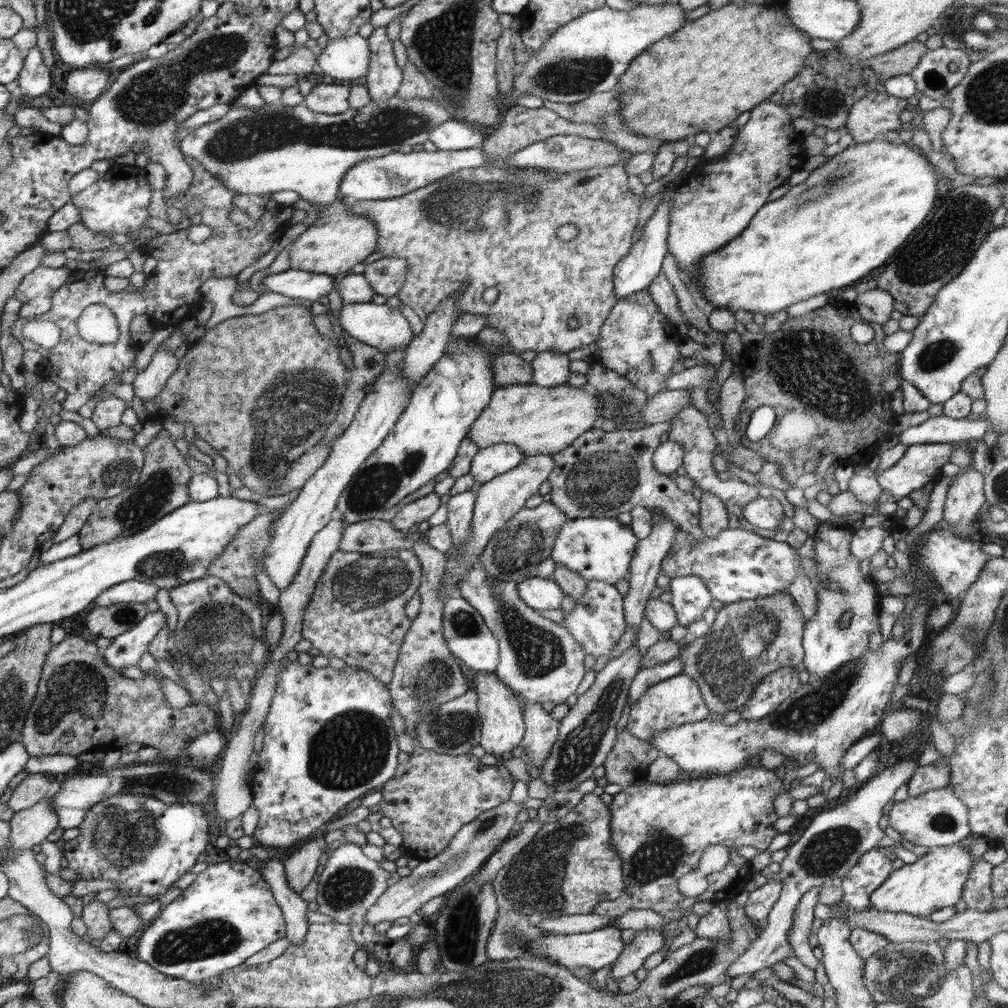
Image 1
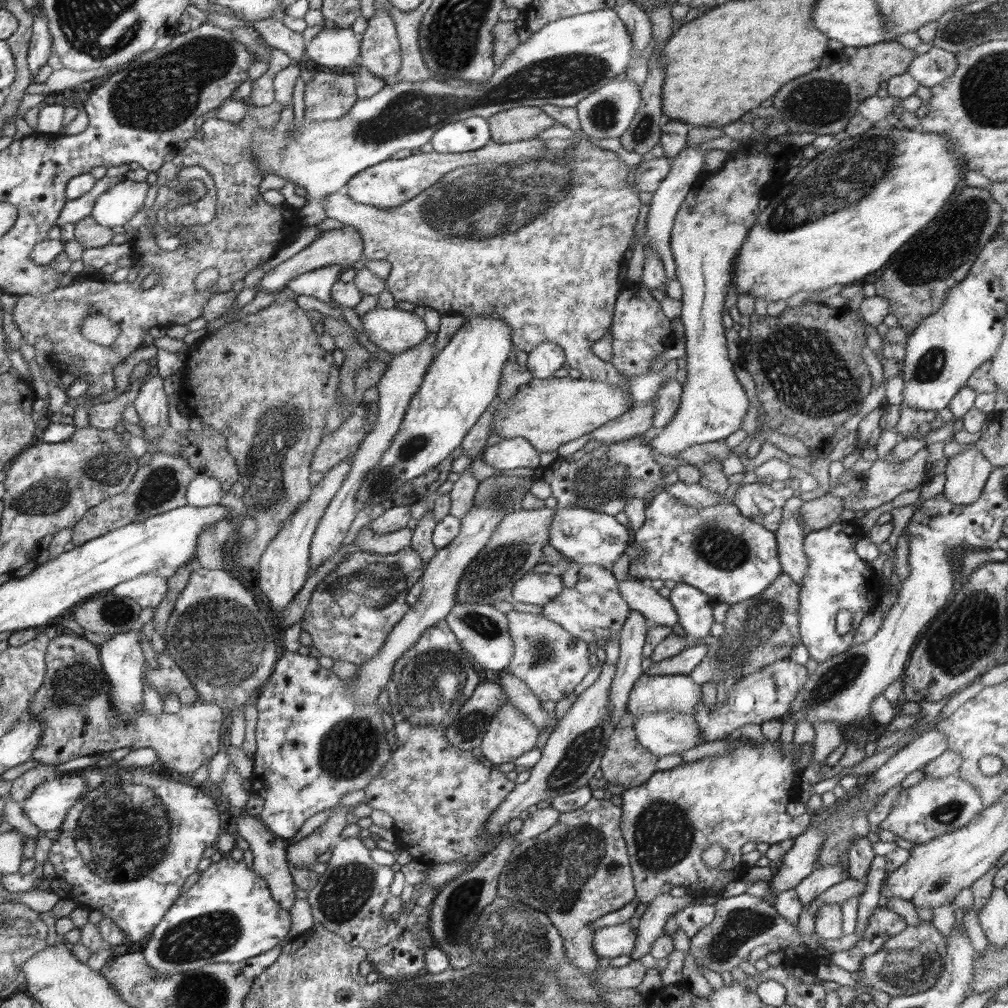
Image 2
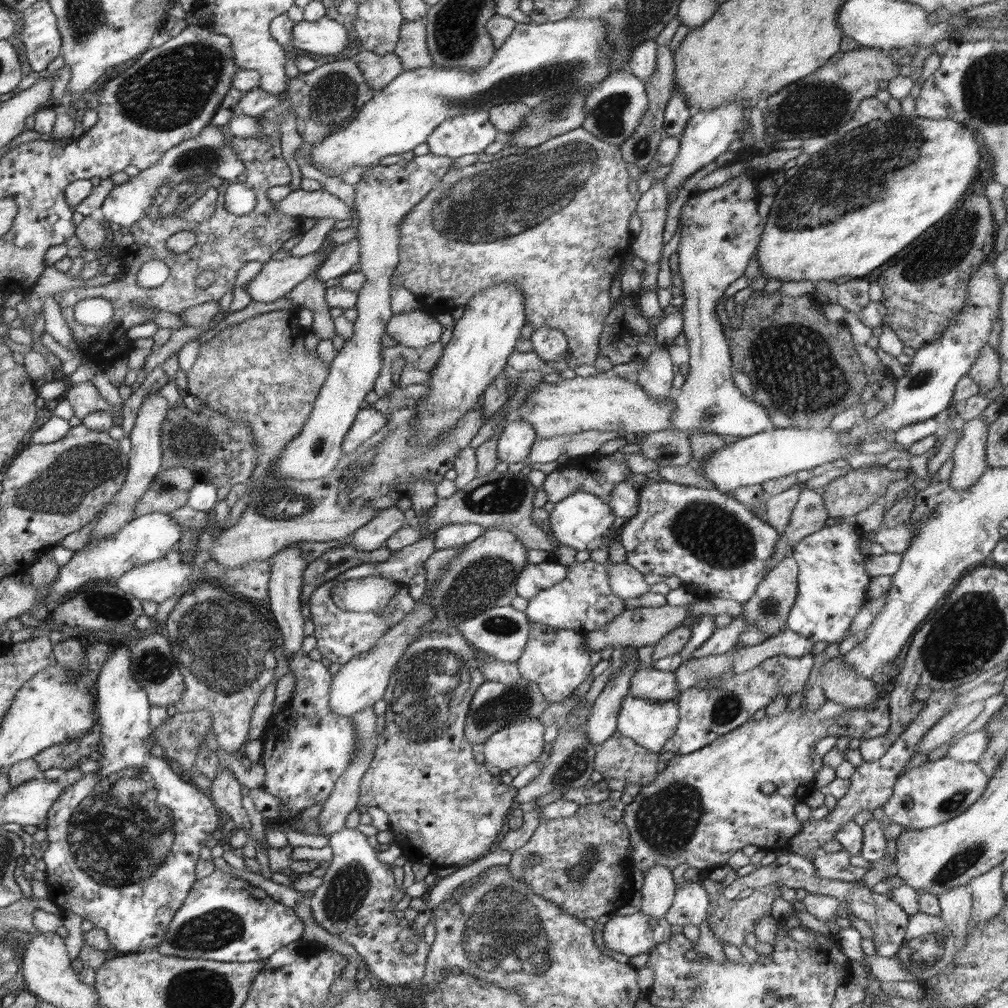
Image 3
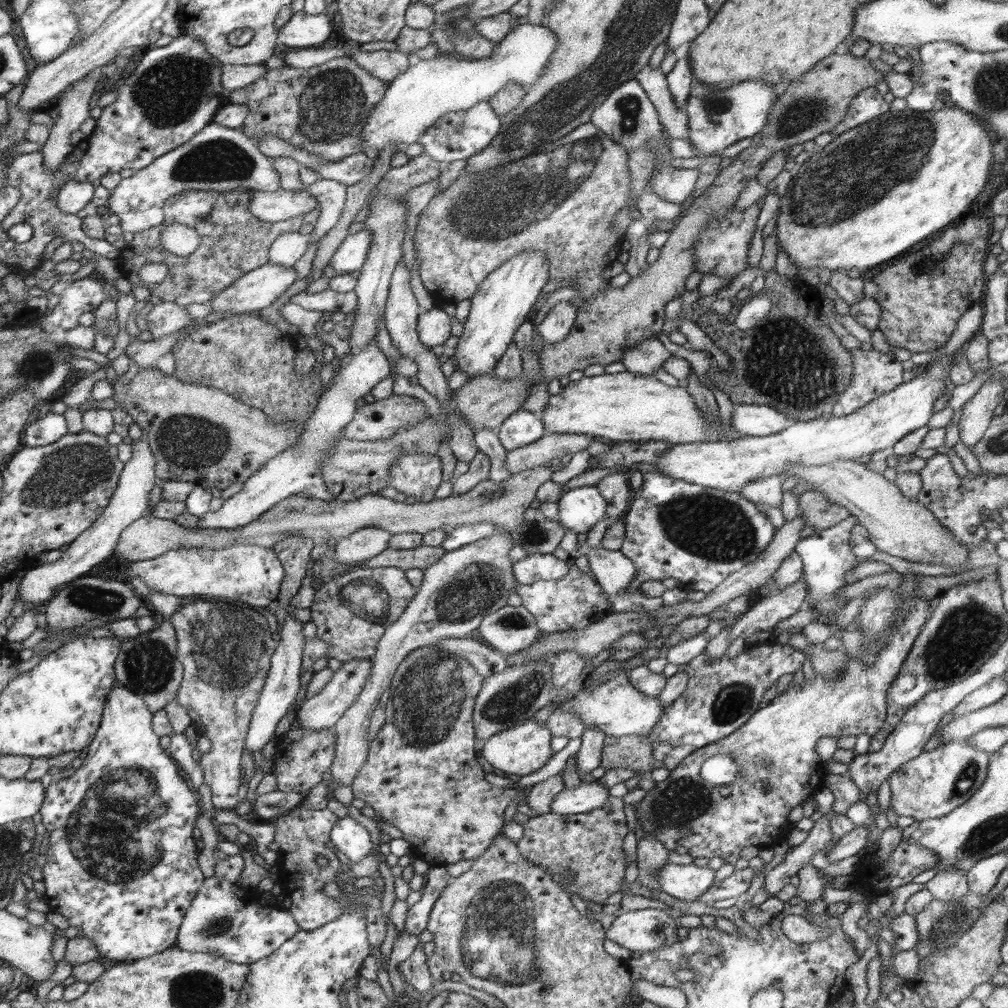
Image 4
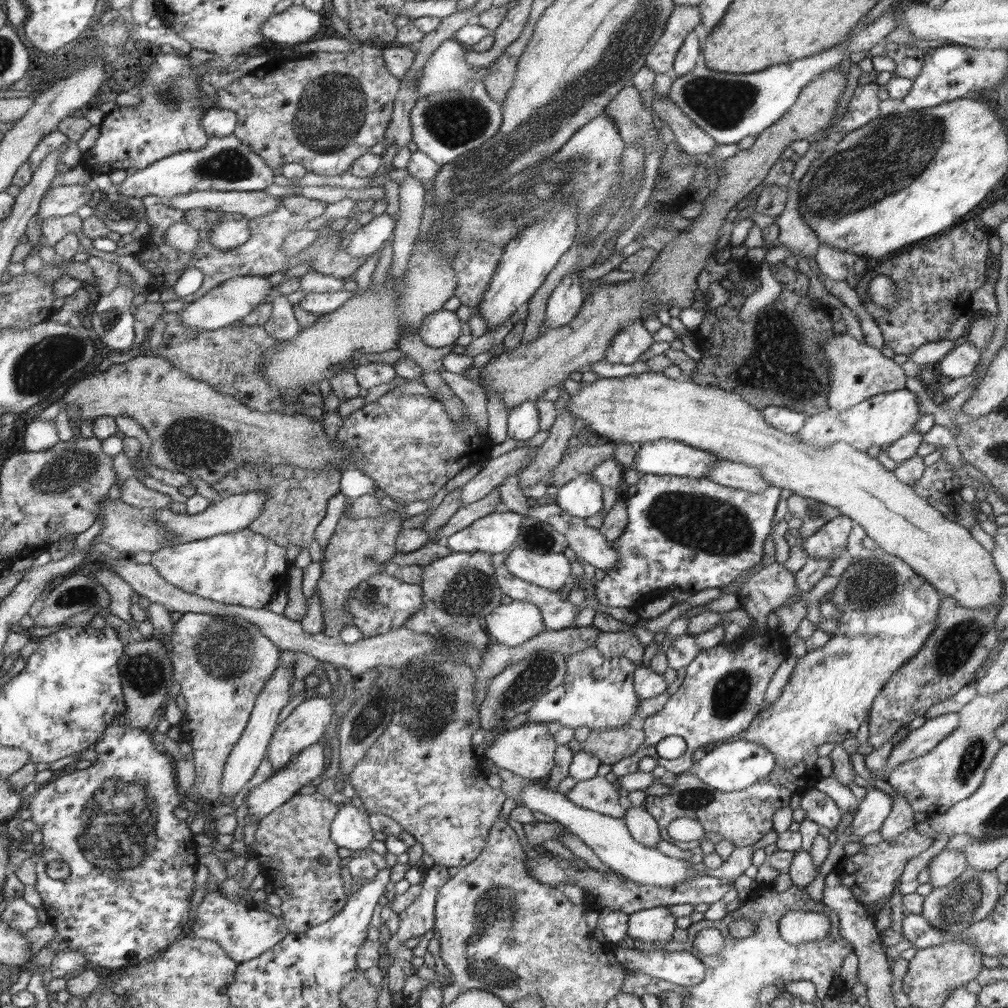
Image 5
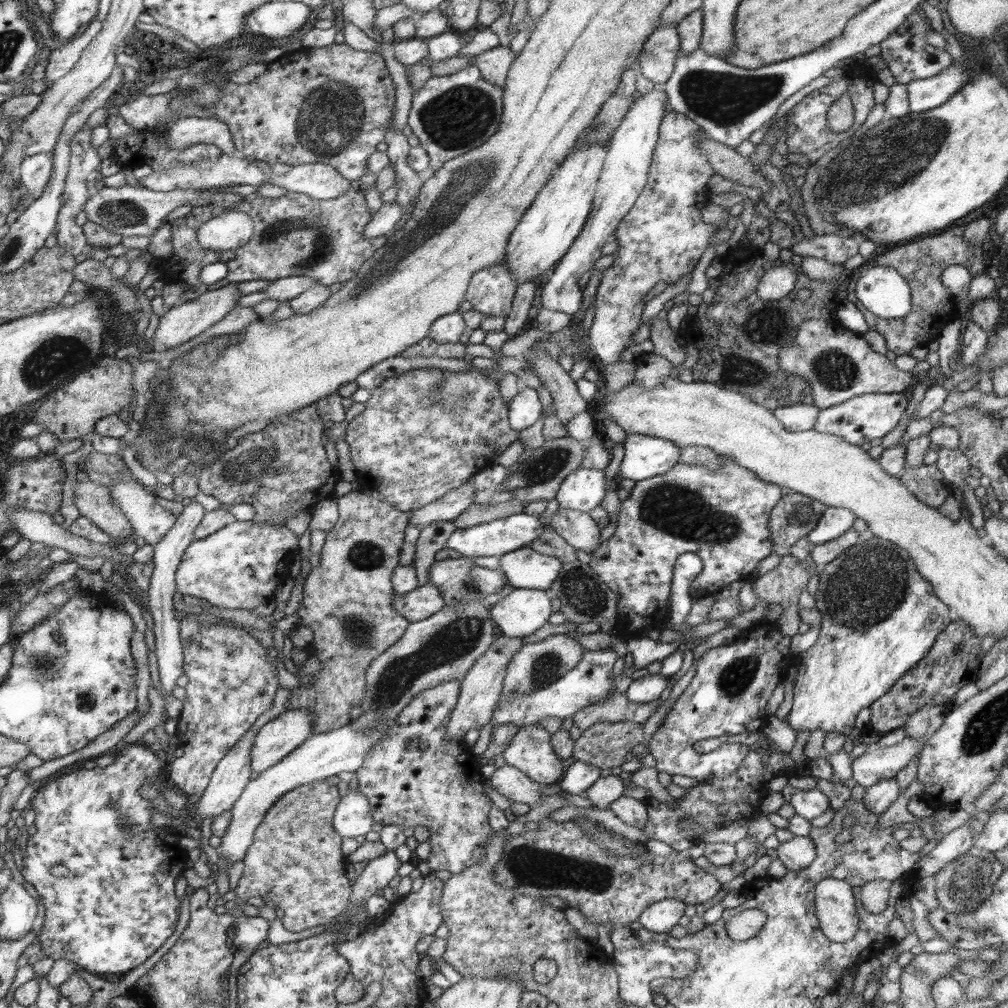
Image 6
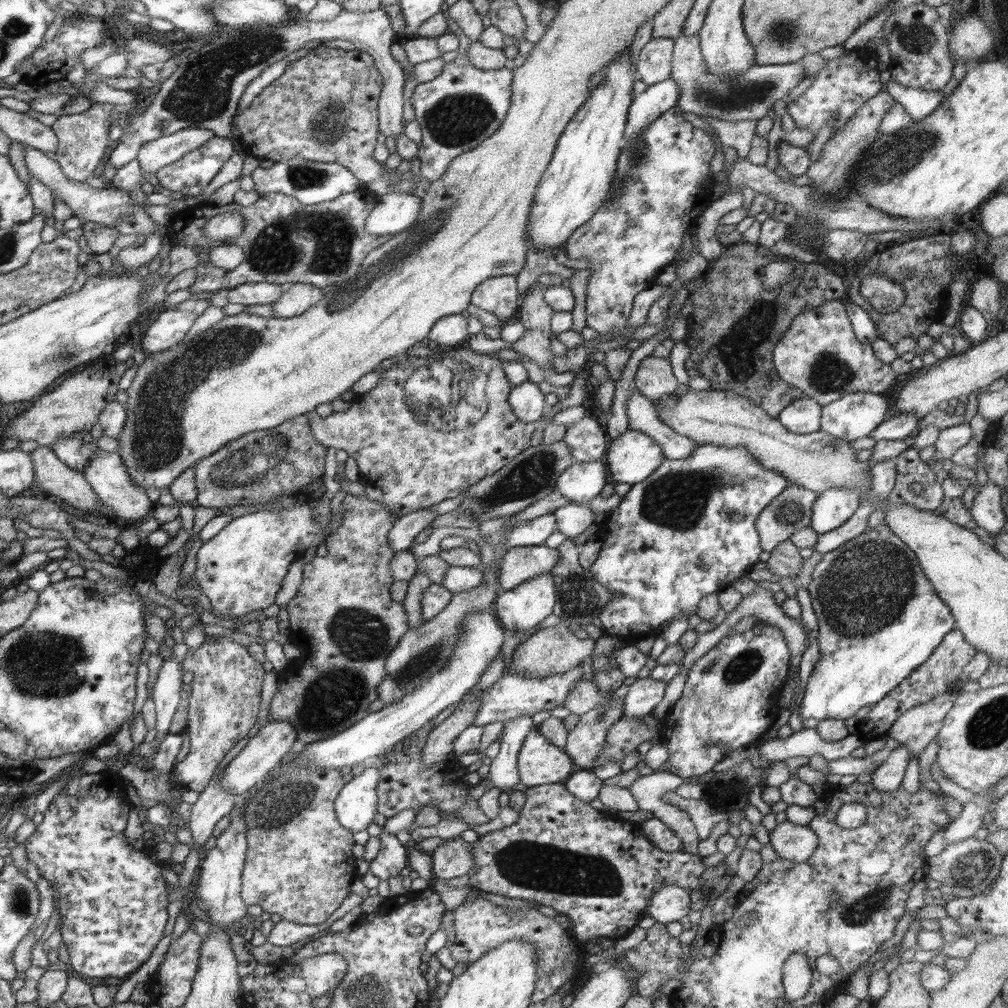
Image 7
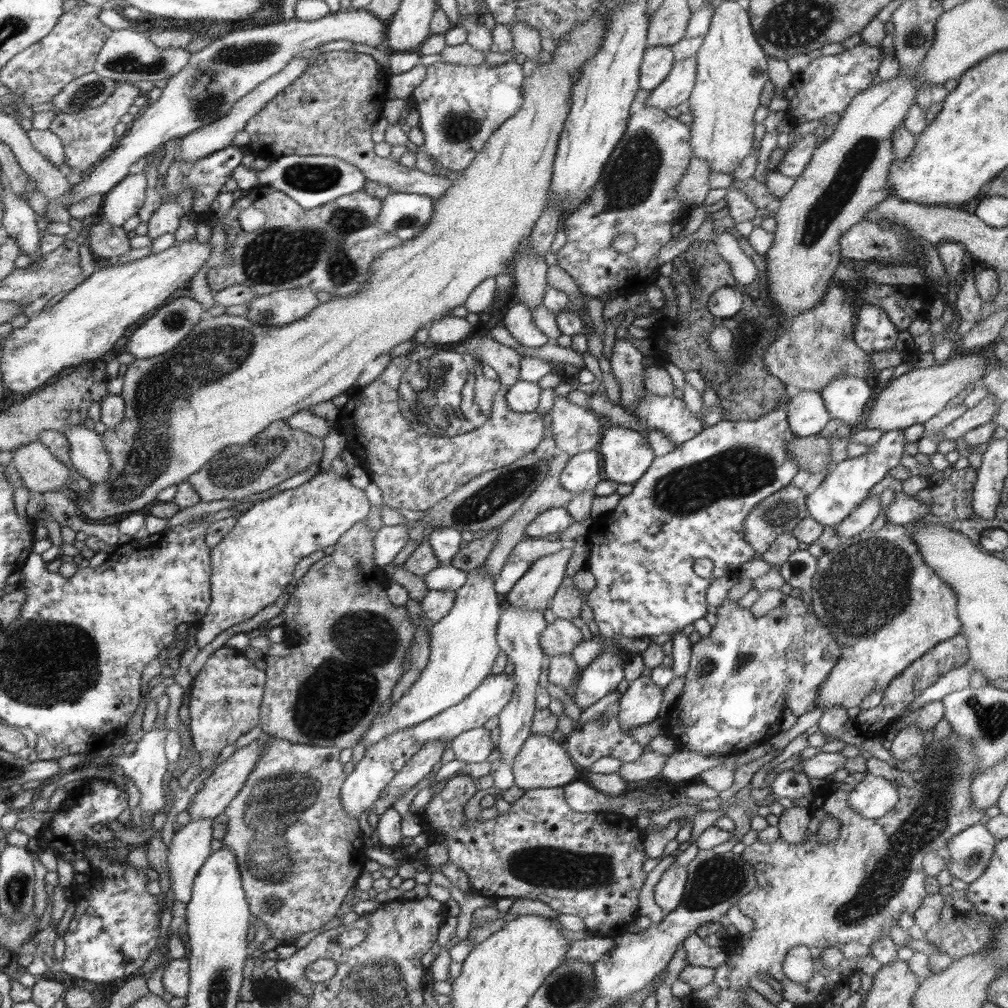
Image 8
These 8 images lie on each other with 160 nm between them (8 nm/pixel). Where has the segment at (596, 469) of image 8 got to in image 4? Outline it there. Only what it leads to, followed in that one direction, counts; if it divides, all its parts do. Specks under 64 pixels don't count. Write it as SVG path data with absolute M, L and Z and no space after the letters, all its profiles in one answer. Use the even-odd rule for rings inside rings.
M594 485L566 490L557 503L559 523L577 535L588 533L605 518L607 502Z

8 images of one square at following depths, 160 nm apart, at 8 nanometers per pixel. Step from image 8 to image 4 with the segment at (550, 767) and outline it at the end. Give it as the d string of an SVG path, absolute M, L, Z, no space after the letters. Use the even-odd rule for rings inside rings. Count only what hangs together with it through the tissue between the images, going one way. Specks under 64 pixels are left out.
M531 719L491 736L485 741L481 756L488 760L498 773L526 776L540 770L554 754L550 747L552 737L546 724Z

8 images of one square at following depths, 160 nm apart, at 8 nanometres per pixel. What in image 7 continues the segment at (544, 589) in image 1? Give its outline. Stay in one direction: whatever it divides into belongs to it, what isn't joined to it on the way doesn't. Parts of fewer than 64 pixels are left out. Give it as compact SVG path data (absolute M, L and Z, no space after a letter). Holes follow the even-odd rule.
M546 545L509 548L500 562L498 581L501 590L512 591L512 588L536 579L536 576L550 573L558 560L558 549Z

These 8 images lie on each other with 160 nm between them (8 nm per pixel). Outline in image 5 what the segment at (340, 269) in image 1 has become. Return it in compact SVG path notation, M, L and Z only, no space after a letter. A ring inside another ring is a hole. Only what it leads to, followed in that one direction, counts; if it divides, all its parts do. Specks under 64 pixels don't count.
M237 276L225 280L219 287L208 291L194 302L185 304L182 311L177 312L181 316L181 323L191 329L216 330L238 323L246 318L258 304L264 302L264 298L270 294L274 287L271 280L263 276Z

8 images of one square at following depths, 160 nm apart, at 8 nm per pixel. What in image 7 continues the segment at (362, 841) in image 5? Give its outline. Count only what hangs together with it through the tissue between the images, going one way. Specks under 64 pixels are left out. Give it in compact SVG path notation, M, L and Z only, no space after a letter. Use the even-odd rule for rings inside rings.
M391 751L385 752L384 755L376 756L360 775L356 775L356 777L350 776L347 786L339 792L339 796L334 802L335 812L338 814L339 823L344 828L352 832L360 832L361 830L366 830L372 824L372 818L378 811L377 784L381 773L379 770L382 768L383 760L388 753L391 753Z

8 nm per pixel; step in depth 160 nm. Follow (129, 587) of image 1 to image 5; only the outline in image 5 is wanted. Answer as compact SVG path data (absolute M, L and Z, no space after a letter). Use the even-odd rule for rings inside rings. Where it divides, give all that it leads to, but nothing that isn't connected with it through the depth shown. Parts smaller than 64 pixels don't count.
M249 528L204 540L168 545L152 554L151 566L166 582L206 600L246 608L265 608L272 594L289 583L282 545Z

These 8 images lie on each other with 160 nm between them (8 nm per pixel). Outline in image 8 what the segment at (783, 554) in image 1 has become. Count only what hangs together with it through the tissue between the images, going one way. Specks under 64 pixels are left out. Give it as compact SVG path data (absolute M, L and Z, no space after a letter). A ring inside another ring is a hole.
M783 402L780 406L777 406L776 410L769 412L762 416L758 420L739 420L731 421L724 419L722 422L715 424L714 426L704 427L704 430L693 436L690 440L679 444L674 452L669 452L664 456L657 456L652 461L650 468L642 475L642 478L633 484L633 490L628 495L623 496L619 504L607 515L602 516L602 528L599 531L599 535L591 535L587 541L590 544L590 555L587 558L585 568L594 575L596 578L596 587L586 598L587 604L594 612L594 622L596 623L600 635L594 639L600 642L604 646L603 653L587 667L580 670L580 675L577 679L576 693L574 694L574 701L578 705L578 708L584 712L586 708L590 708L592 704L598 702L617 691L618 684L625 679L623 674L623 660L621 659L622 651L614 640L621 638L652 638L661 634L672 635L676 632L682 632L685 626L692 625L696 620L704 620L707 613L707 590L710 587L710 579L701 578L697 576L693 570L695 560L700 558L709 558L714 562L714 571L712 579L718 579L721 576L728 576L734 570L739 570L740 565L744 562L753 560L758 555L752 545L745 539L743 528L745 518L752 512L752 509L756 508L756 505L762 502L767 496L778 492L781 488L790 485L792 478L798 474L799 468L795 463L795 460L789 455L787 446L790 441L793 441L796 436L788 426L787 421L787 402Z

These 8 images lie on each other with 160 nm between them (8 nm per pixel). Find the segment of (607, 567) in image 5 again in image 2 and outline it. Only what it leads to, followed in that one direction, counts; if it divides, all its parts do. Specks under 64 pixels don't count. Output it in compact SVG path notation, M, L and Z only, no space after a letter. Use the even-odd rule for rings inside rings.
M630 578L618 583L618 592L631 610L636 610L644 616L649 628L673 627L678 623L678 614L672 604L650 584Z

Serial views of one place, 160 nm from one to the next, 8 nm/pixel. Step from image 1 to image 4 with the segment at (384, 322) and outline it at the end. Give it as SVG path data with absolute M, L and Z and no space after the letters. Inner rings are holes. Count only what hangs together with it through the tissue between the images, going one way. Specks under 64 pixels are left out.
M437 305L431 310L422 311L418 316L418 333L424 346L443 345L452 336L450 333L451 318Z

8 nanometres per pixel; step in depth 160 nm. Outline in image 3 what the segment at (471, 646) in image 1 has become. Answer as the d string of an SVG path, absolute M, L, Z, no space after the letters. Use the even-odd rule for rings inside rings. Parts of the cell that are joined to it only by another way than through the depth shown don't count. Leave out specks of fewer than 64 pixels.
M511 605L496 606L486 609L472 619L464 620L464 624L460 624L459 633L472 644L472 647L481 651L483 656L491 656L500 662L516 663L528 643L530 622L525 612L518 611Z

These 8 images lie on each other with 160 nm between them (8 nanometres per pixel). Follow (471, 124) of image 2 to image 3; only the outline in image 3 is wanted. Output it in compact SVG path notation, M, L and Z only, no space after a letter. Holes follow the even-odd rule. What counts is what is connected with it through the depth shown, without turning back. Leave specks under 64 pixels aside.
M480 111L444 120L444 123L441 123L439 128L432 132L427 143L430 148L430 154L448 156L448 158L456 160L468 154L484 153L490 144L501 137L500 132L490 123L489 112Z

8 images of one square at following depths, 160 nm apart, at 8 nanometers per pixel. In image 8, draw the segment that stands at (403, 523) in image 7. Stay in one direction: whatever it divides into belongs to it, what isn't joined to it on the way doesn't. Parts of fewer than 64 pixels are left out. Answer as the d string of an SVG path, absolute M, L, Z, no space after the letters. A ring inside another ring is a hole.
M384 525L377 530L374 560L378 568L391 564L409 541L408 525Z

